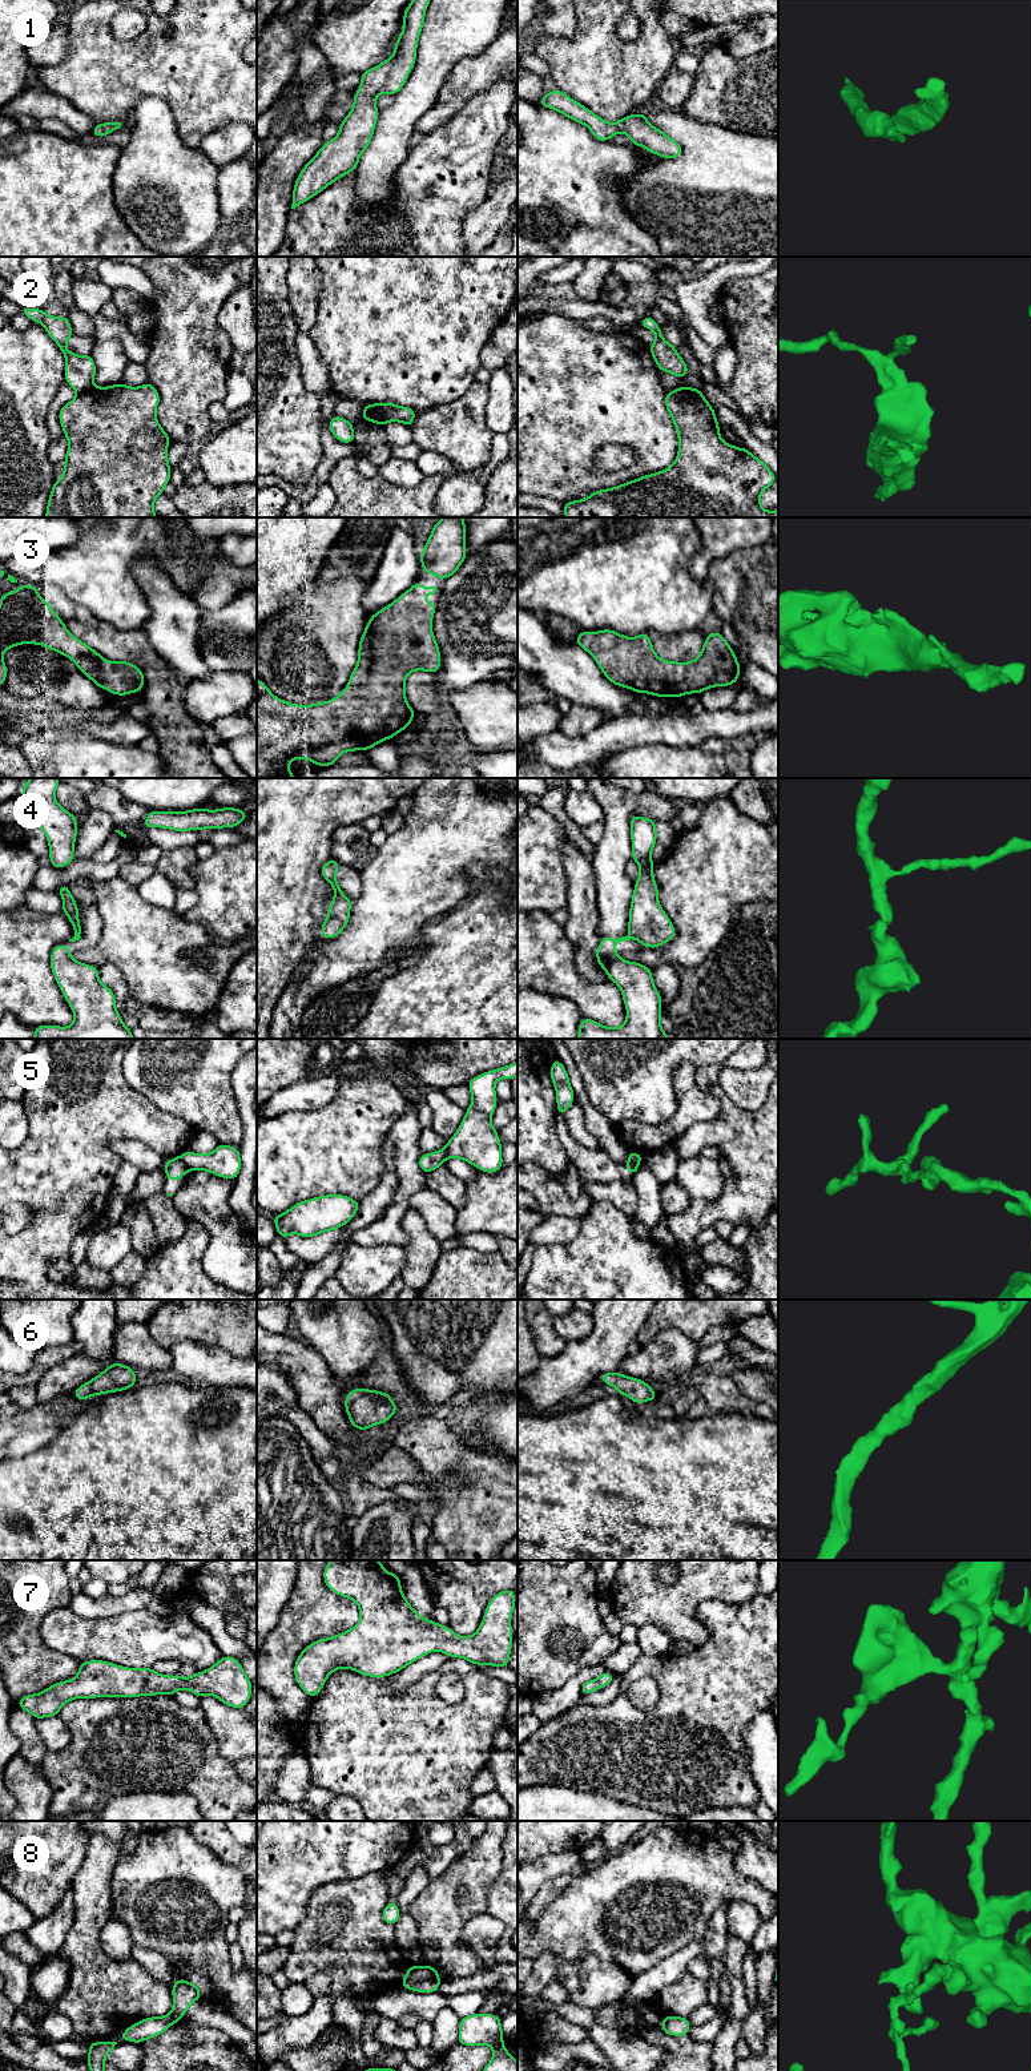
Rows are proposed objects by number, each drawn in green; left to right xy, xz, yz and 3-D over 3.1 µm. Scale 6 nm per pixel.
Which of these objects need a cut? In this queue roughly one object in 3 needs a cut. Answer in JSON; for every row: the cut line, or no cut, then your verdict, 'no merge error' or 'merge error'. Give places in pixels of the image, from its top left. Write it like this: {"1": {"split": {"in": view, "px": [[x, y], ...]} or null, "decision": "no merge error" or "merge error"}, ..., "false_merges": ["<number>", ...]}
{"1": {"split": null, "decision": "no merge error"}, "2": {"split": {"in": "xy", "px": [[92, 385], [77, 394]]}, "decision": "merge error"}, "3": {"split": null, "decision": "no merge error"}, "4": {"split": {"in": "xz", "px": [[341, 891], [334, 893]]}, "decision": "merge error"}, "5": {"split": {"in": "xz", "px": [[444, 1147], [446, 1157]]}, "decision": "merge error"}, "6": {"split": null, "decision": "no merge error"}, "7": {"split": null, "decision": "no merge error"}, "8": {"split": null, "decision": "no merge error"}, "false_merges": ["2", "4", "5"]}

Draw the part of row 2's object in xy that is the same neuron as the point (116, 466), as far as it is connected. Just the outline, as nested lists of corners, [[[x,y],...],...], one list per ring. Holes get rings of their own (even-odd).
[[[149,382],[140,387],[124,383],[92,386],[77,394],[59,412],[59,420],[69,447],[63,464],[64,474],[51,489],[45,517],[157,517],[154,501],[169,484],[168,463],[170,436],[160,426],[156,410],[160,394]]]

